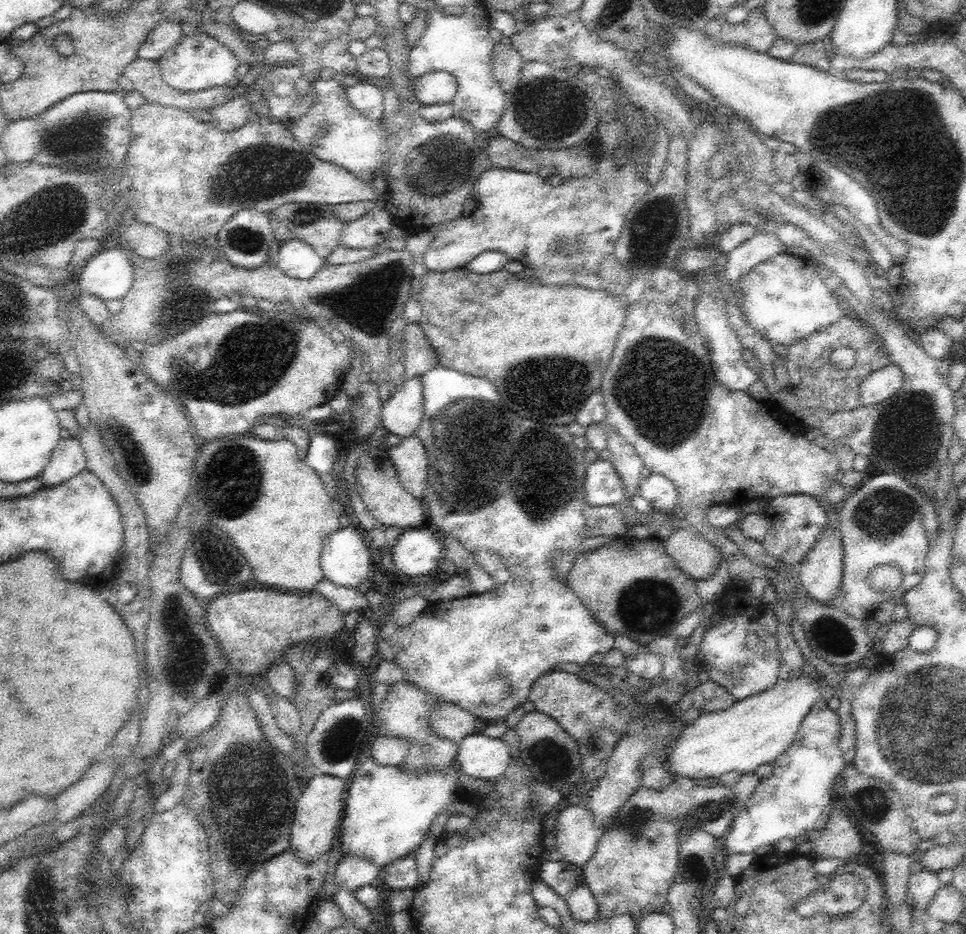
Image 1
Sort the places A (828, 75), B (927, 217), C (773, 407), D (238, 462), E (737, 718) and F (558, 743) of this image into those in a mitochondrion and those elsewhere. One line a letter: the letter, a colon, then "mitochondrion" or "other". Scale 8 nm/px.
A: other
B: mitochondrion
C: other
D: mitochondrion
E: other
F: mitochondrion

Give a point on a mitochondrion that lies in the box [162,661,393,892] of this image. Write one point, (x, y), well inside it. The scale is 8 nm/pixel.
(338, 742)

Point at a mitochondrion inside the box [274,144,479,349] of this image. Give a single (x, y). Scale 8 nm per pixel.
(357, 302)

